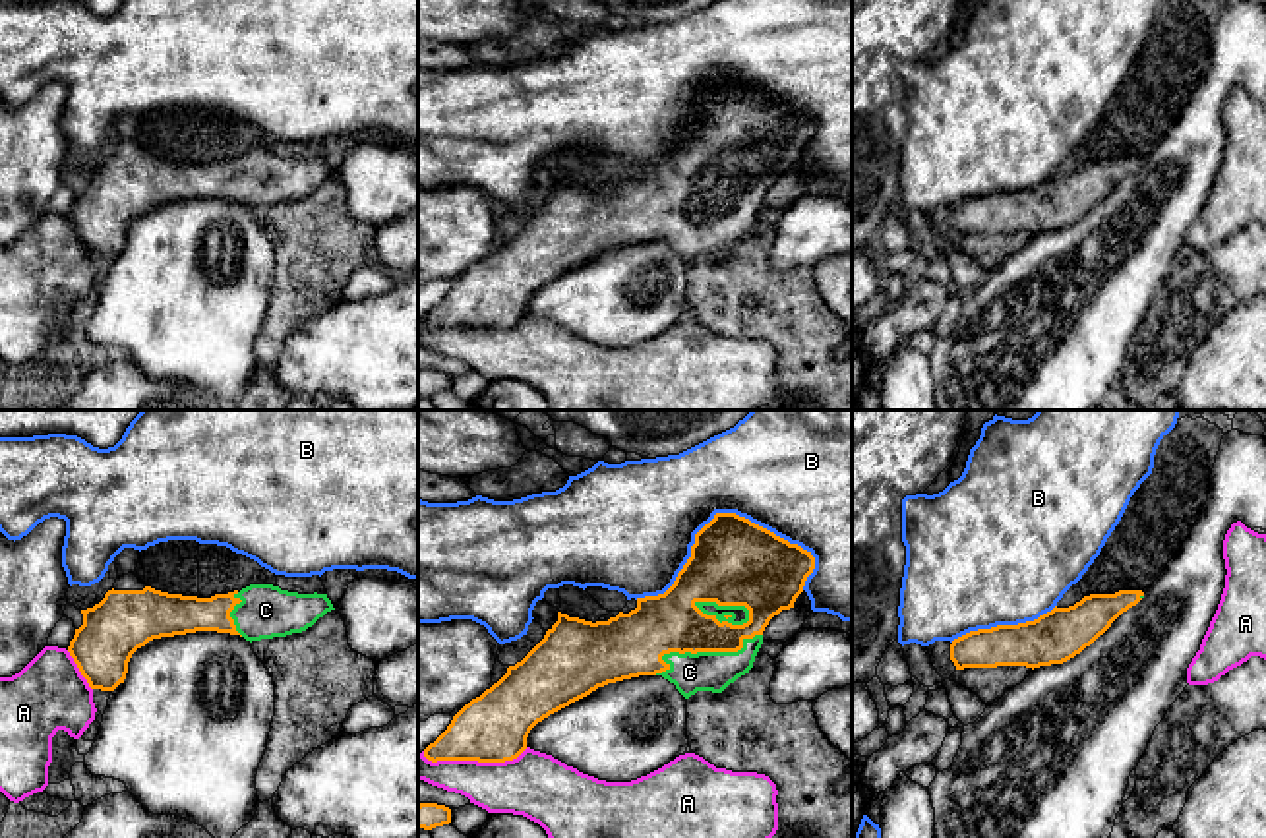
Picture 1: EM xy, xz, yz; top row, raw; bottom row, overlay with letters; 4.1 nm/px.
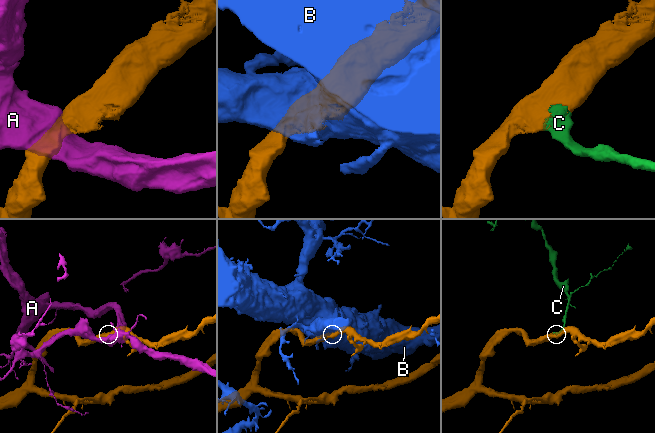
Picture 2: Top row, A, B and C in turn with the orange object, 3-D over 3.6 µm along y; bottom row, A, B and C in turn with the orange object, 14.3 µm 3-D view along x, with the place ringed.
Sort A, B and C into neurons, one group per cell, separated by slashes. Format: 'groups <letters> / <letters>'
groups A / B / C

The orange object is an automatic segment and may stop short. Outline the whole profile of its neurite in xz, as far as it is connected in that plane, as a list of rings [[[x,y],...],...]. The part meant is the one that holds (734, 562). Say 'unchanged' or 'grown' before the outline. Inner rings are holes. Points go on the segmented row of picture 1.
grown | [[[716,513],[695,534],[691,557],[674,584],[608,621],[585,621],[558,612],[544,639],[480,697],[465,704],[447,730],[424,749],[437,761],[505,763],[527,749],[530,730],[550,714],[608,683],[662,675],[689,699],[697,691],[722,693],[749,673],[763,631],[782,610],[794,608],[815,569],[811,552],[736,513]]]

